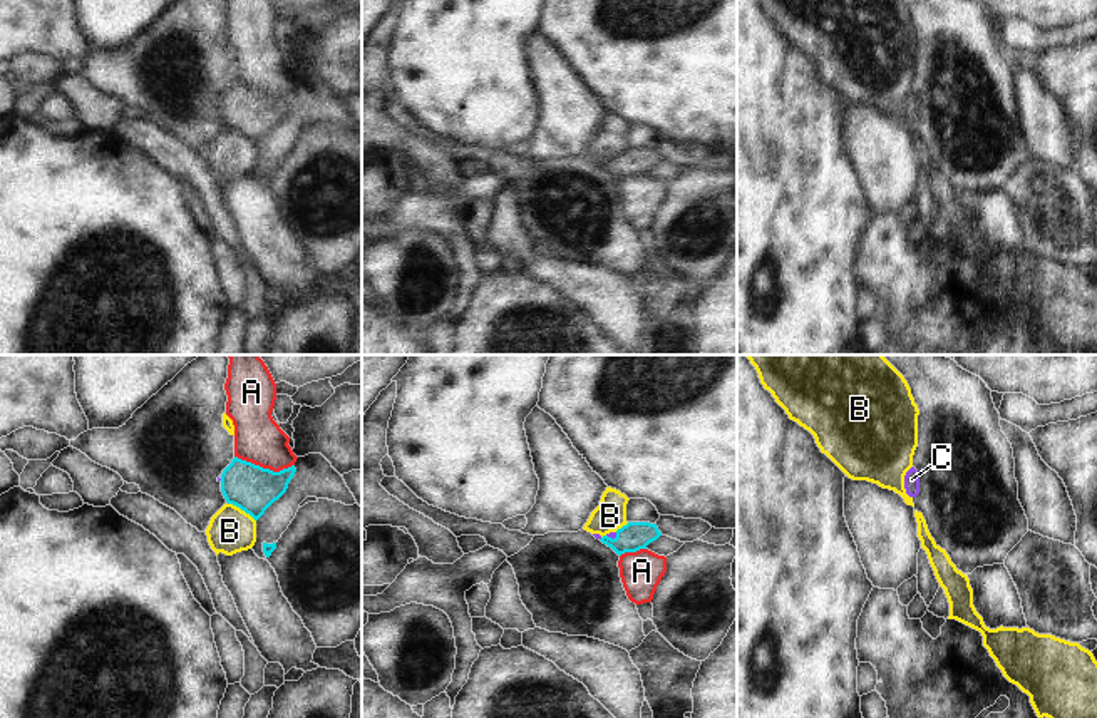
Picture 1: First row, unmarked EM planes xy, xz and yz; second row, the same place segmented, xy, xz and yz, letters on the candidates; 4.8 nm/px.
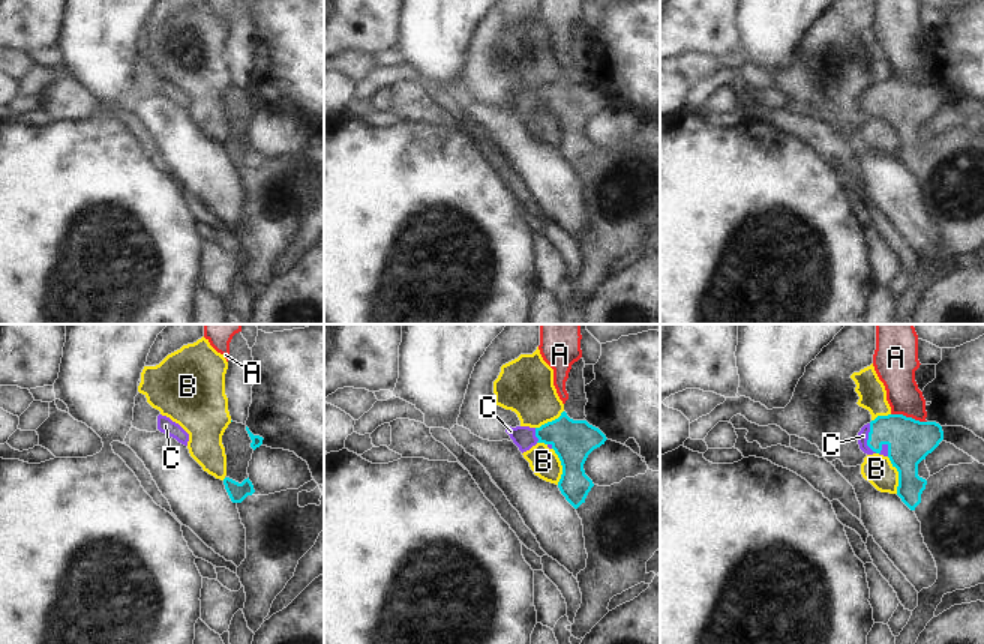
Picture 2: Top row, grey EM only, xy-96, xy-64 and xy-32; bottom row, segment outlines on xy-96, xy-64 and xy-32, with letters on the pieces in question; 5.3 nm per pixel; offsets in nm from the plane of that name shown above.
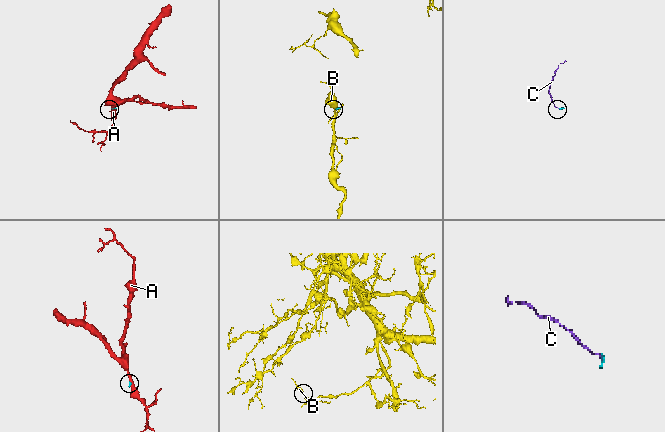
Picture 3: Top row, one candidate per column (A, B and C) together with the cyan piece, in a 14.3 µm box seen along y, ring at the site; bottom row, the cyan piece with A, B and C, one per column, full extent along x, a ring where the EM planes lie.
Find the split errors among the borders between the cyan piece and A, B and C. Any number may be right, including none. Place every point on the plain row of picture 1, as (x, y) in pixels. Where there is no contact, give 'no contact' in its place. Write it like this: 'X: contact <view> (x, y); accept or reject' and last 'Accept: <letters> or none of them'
A: contact xy (265, 94); reject
B: contact xy (242, 134); reject
C: contact xz (610, 163); accept
Accept: C

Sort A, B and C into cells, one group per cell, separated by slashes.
A / B / C

